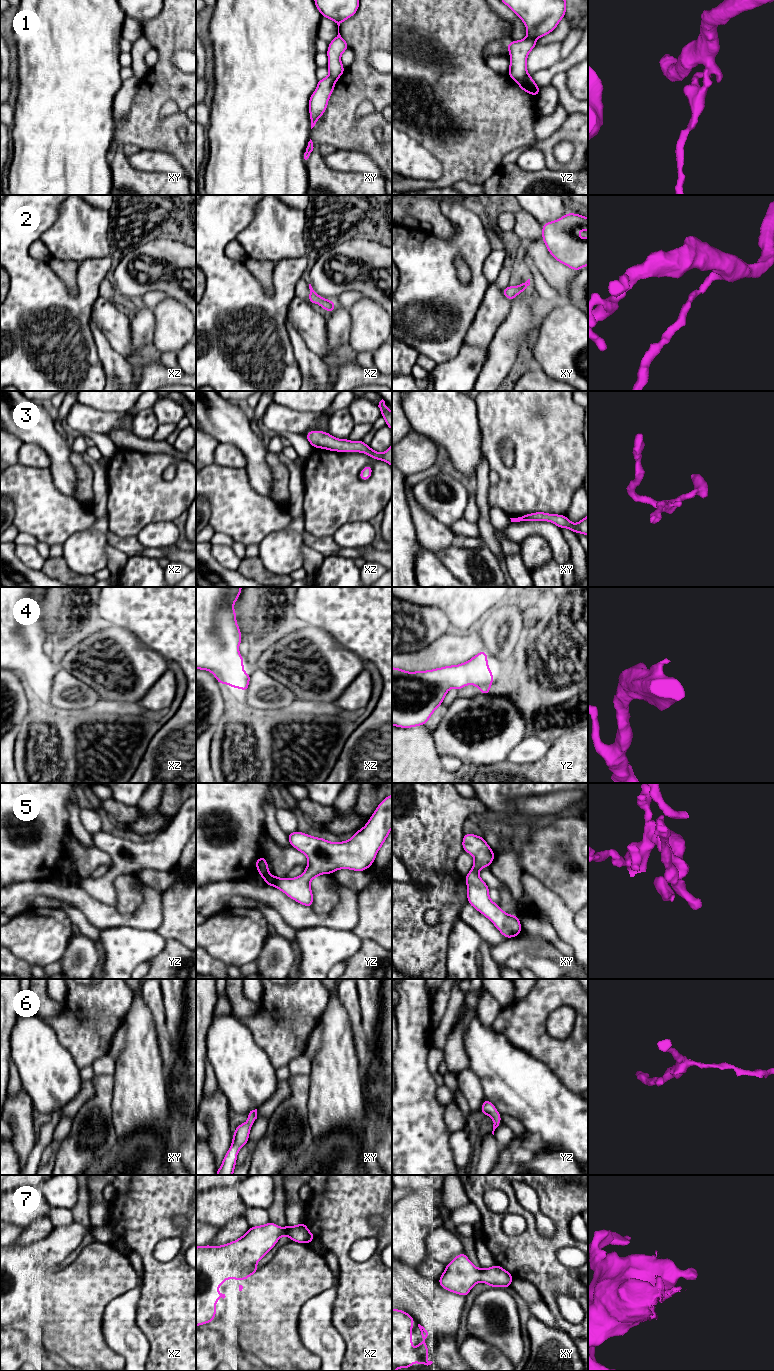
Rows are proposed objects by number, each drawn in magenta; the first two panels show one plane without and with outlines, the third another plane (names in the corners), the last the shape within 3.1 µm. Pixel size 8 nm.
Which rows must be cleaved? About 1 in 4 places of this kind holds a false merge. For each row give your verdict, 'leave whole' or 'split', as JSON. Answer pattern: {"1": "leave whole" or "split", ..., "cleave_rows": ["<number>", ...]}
{"1": "split", "2": "leave whole", "3": "leave whole", "4": "leave whole", "5": "leave whole", "6": "leave whole", "7": "leave whole", "cleave_rows": ["1"]}

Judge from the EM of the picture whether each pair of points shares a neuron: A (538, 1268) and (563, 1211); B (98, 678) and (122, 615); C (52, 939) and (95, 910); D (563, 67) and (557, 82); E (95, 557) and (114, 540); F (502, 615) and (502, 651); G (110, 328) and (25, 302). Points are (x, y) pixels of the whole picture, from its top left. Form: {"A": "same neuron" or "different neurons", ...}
{"A": "same neuron", "B": "different neurons", "C": "different neurons", "D": "different neurons", "E": "different neurons", "F": "same neuron", "G": "different neurons"}

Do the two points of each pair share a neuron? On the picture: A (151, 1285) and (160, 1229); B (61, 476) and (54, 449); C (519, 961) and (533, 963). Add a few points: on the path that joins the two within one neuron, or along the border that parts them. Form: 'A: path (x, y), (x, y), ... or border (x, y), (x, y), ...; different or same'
A: path (151, 1271), (148, 1260), (148, 1243); same
B: path (61, 469), (59, 456); same
C: path (522, 961), (530, 962); same

